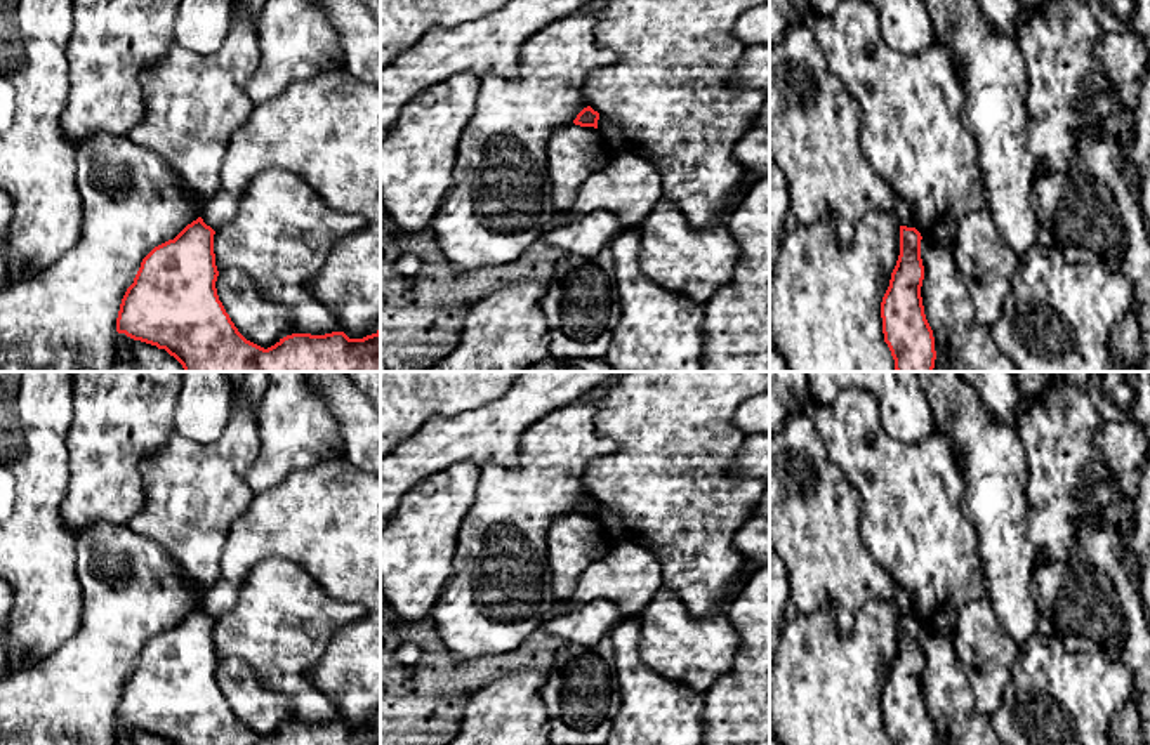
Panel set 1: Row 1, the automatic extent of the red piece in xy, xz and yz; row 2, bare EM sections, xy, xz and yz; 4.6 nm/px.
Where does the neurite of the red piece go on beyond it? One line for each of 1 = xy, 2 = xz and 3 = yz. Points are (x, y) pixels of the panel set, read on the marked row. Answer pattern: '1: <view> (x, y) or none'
1: none
2: none
3: none

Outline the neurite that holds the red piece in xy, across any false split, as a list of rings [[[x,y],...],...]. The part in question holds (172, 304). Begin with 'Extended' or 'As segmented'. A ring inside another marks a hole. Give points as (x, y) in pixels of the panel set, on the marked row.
As segmented. [[[202,217],[188,224],[174,240],[155,247],[141,262],[134,283],[127,288],[118,318],[116,332],[158,349],[165,349],[184,372],[380,372],[380,328],[363,339],[349,339],[344,332],[325,335],[292,333],[264,349],[247,340],[222,302],[215,281],[219,276],[214,254],[215,231]]]

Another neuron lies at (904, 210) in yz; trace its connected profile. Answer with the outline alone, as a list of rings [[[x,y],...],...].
[[[898,196],[895,203],[895,215],[902,226],[917,229],[915,219],[914,219],[914,207],[903,196]]]

